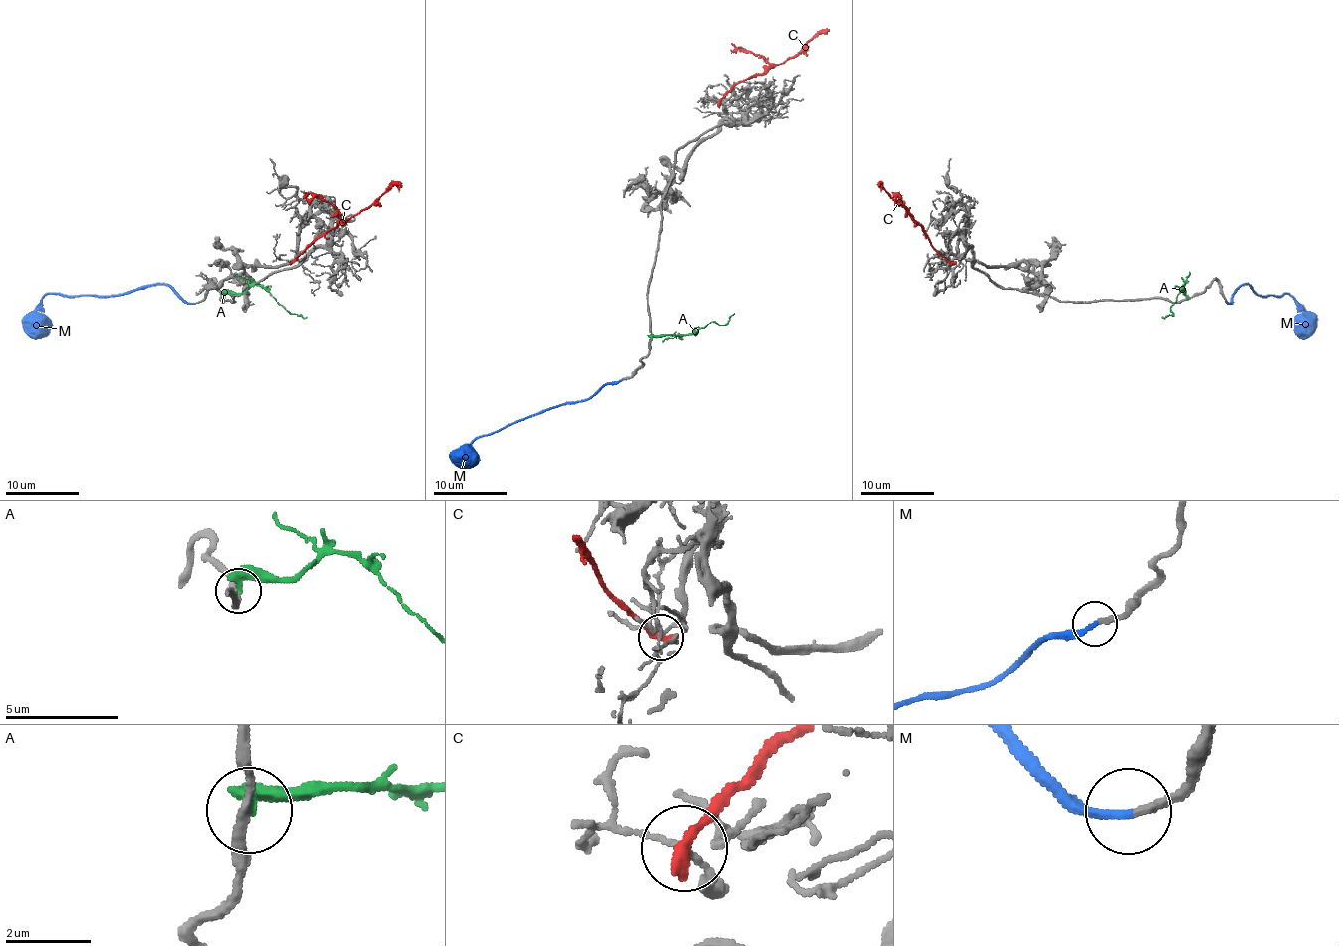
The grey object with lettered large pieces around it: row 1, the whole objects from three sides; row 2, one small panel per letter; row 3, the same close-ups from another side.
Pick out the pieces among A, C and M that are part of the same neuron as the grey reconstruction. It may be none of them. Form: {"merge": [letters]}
{"merge": ["M"]}

